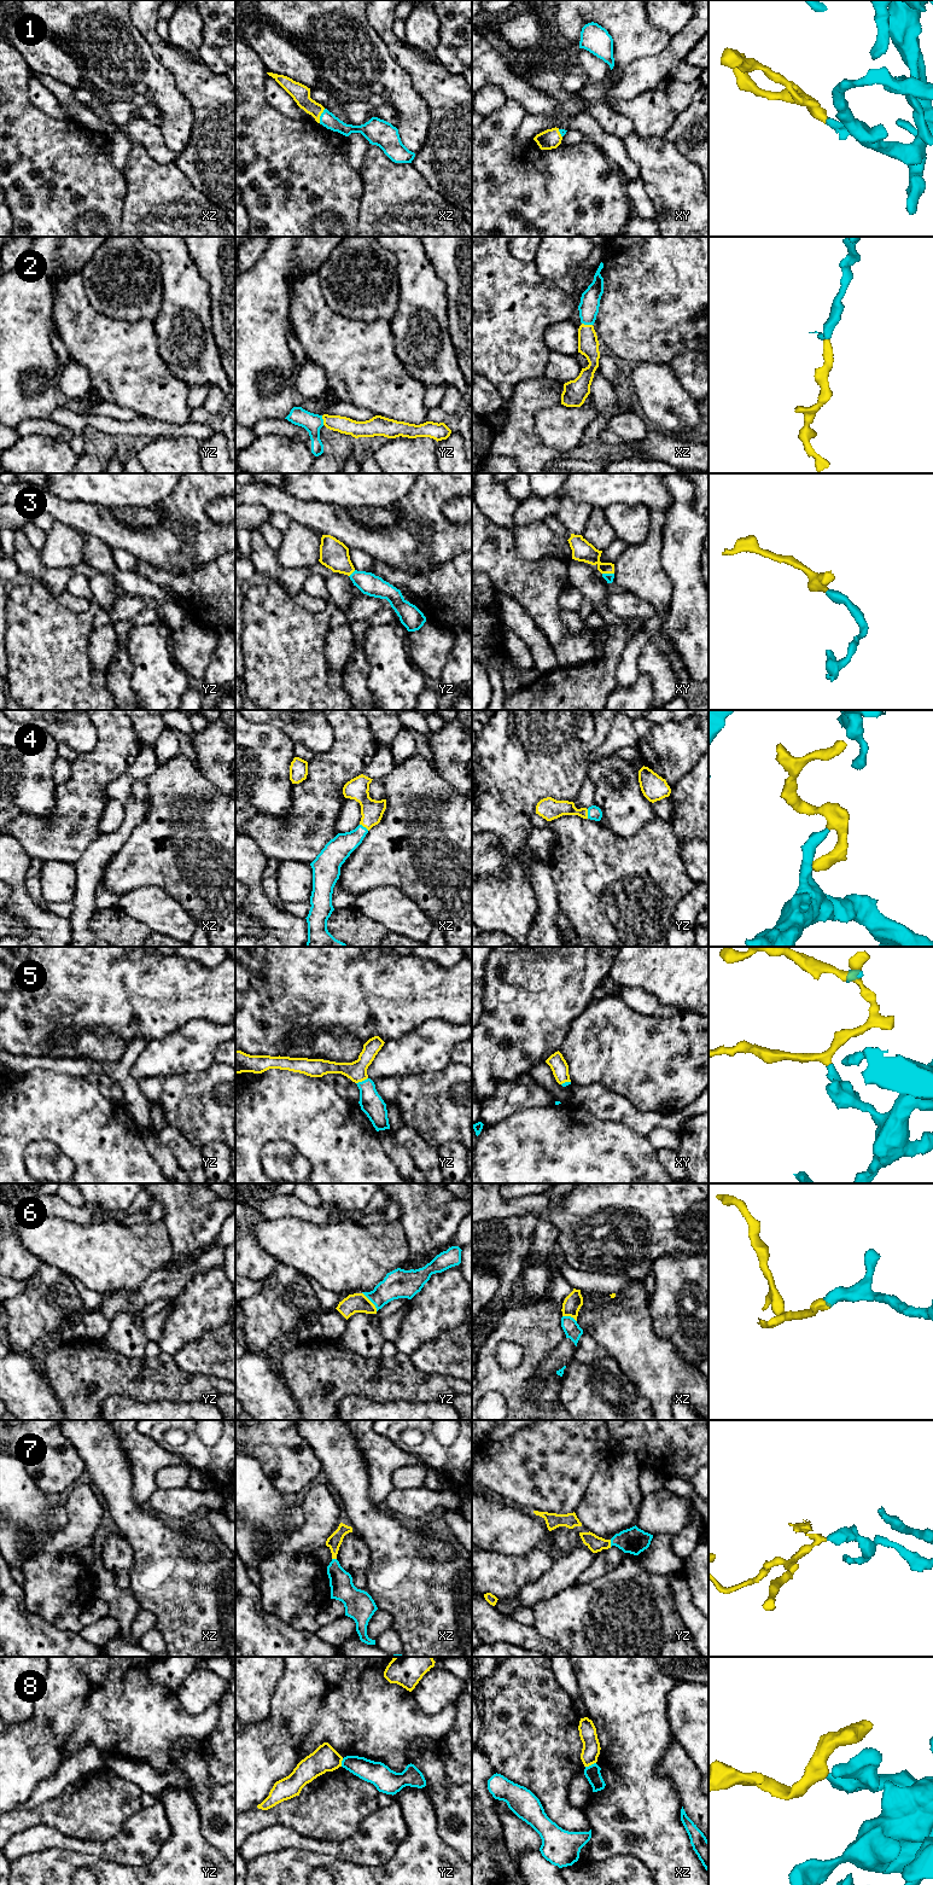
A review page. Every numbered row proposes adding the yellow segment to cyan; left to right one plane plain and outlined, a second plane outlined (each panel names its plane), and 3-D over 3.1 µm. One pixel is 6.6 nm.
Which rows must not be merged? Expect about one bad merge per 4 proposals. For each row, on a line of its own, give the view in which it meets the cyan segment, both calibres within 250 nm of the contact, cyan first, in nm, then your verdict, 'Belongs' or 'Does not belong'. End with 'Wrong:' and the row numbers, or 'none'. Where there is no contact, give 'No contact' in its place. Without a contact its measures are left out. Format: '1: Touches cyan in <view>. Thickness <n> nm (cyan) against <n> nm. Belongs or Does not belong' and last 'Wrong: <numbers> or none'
1: Touches cyan in xz. Thickness 100 nm (cyan) against 120 nm. Belongs
2: Touches cyan in xz. Thickness 130 nm (cyan) against 140 nm. Belongs
3: Touches cyan in xy. Thickness 60 nm (cyan) against 140 nm. Belongs
4: Touches cyan in yz. Thickness 100 nm (cyan) against 130 nm. Belongs
5: Touches cyan in yz. Thickness 150 nm (cyan) against 140 nm. Belongs
6: Touches cyan in yz. Thickness 190 nm (cyan) against 130 nm. Belongs
7: Touches cyan in yz. Thickness 170 nm (cyan) against 110 nm. Belongs
8: Touches cyan in xz. Thickness 100 nm (cyan) against 120 nm. Does not belong
Wrong: 8

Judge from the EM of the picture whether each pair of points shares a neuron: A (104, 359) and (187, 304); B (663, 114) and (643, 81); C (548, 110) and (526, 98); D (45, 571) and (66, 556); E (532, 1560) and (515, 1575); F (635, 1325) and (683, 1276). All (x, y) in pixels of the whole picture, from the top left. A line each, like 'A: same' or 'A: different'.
A: different
B: different
C: same
D: different
E: same
F: different

